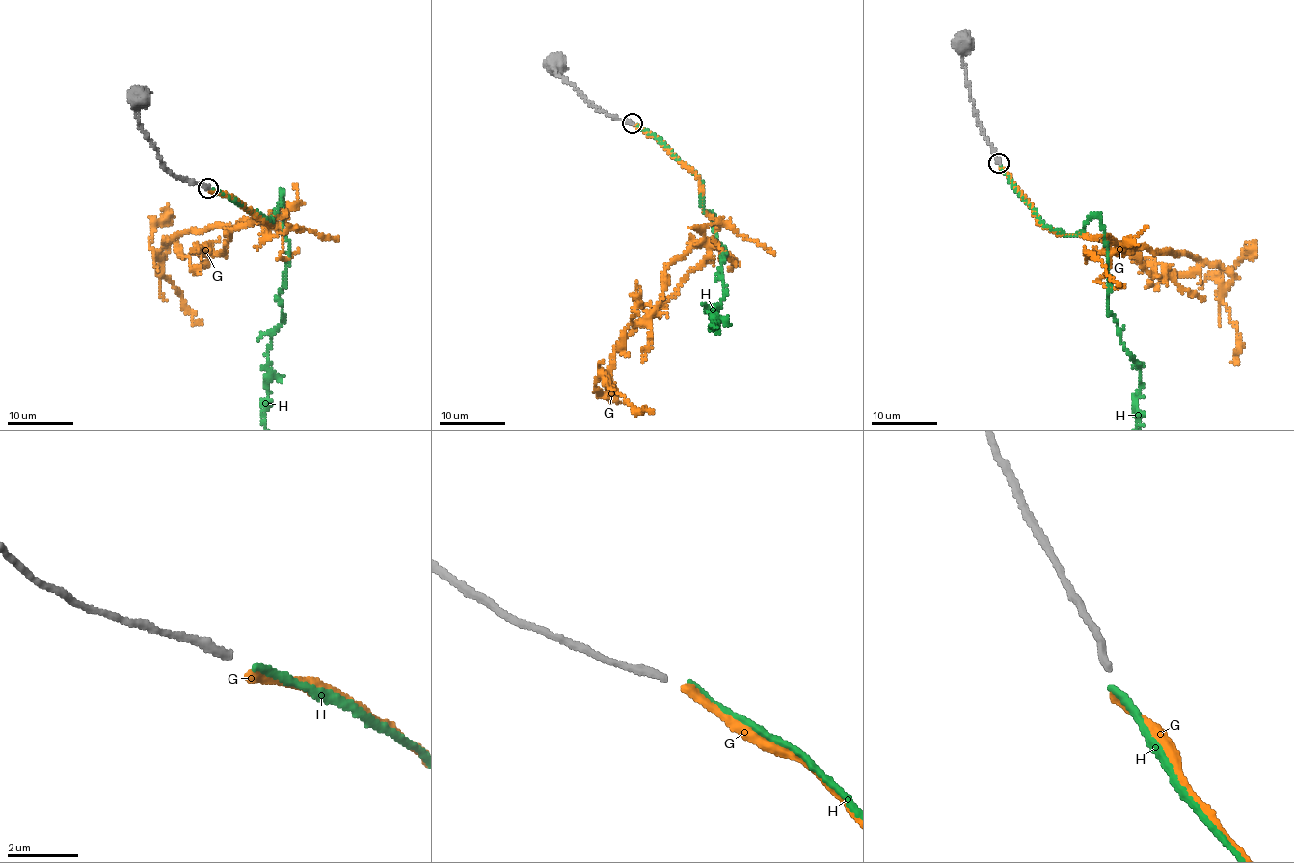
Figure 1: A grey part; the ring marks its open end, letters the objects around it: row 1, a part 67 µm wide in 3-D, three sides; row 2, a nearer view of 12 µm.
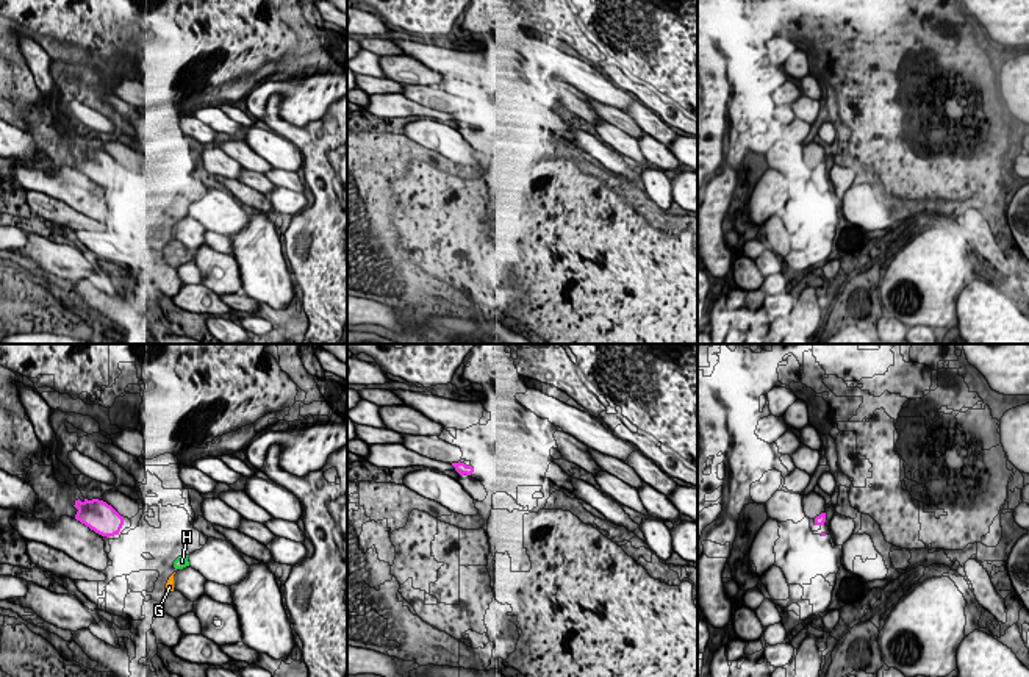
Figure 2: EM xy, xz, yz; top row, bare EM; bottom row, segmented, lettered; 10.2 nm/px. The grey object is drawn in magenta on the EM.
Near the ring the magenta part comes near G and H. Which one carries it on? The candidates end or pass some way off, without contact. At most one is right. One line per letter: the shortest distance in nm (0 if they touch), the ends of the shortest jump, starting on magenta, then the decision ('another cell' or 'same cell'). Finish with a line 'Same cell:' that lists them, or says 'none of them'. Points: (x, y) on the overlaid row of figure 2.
G: 700 nm | xy (118, 533), (169, 577) | another cell
H: 650 nm | xy (118, 533), (174, 562) | same cell
Same cell: H

